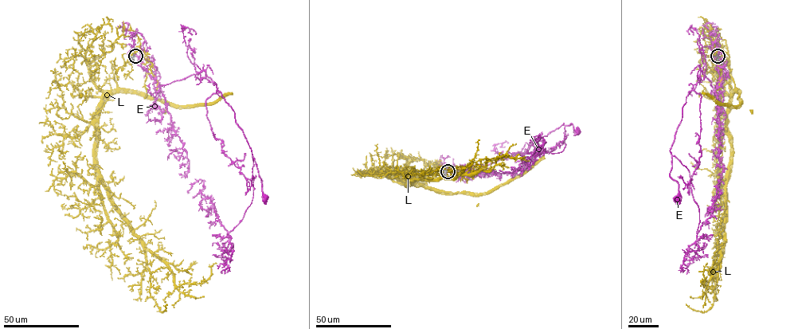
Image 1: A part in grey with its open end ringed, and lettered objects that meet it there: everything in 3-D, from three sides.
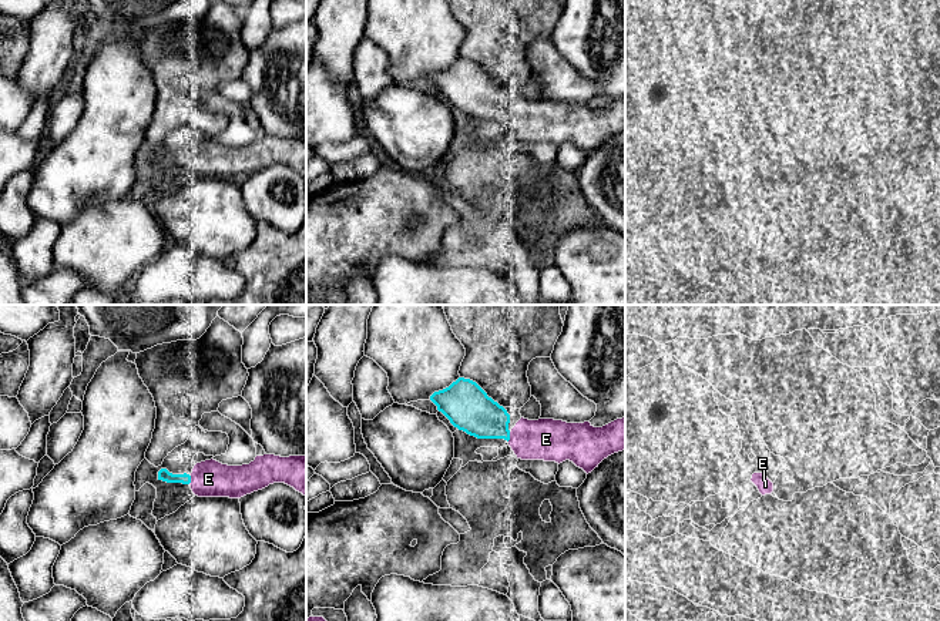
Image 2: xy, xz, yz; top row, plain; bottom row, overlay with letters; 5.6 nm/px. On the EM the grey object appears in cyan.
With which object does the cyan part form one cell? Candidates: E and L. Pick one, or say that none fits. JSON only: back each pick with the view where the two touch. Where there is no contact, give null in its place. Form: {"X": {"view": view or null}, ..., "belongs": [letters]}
{"E": {"view": "xz"}, "belongs": ["E"]}

